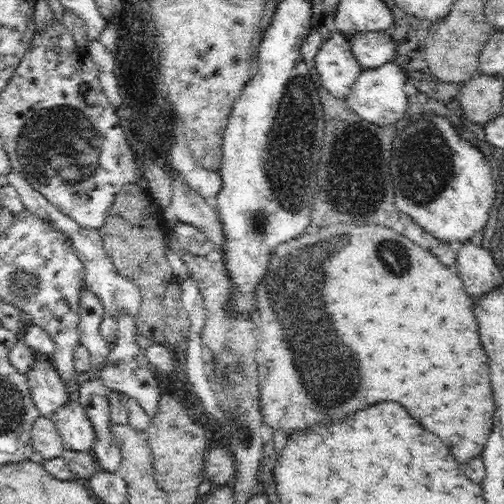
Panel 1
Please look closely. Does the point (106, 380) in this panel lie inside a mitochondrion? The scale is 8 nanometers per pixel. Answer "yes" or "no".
no

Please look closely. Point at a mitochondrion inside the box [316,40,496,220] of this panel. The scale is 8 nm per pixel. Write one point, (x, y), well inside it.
(432, 168)

